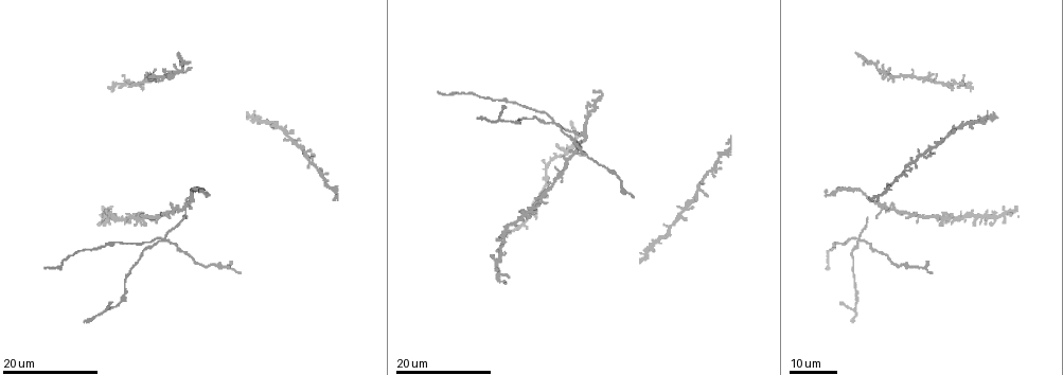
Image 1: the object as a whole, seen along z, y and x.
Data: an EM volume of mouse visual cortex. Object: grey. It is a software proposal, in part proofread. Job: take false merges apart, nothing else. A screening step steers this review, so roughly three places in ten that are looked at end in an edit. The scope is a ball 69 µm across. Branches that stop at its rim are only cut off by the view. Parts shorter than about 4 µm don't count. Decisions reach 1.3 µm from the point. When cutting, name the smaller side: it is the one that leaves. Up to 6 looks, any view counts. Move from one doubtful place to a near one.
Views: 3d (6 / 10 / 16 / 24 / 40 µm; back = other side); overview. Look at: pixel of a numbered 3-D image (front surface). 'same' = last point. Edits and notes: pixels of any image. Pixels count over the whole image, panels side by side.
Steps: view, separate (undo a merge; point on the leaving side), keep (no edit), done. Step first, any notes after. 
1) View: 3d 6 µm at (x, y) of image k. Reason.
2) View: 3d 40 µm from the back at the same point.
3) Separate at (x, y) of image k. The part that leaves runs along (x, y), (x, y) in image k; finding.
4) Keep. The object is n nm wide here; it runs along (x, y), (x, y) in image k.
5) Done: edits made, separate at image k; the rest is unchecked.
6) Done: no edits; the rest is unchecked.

View: 3d 16 µm at (859, 189) of image 1.

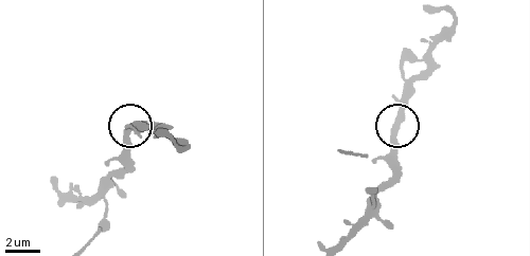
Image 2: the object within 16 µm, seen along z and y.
View: 3d 10 µm at (394, 124) of image 2. Closer look.

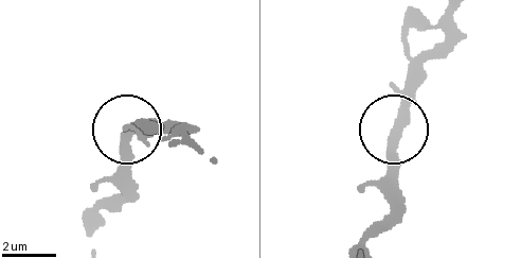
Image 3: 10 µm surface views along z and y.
Keep. The object is 320 nm wide here; it runs along (361, 244), (393, 203), (393, 127), (413, 62) in image 3; one neuron here.

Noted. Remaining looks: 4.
View: 3d 24 µm at (165, 239) of image 1. Four or more arms meet.

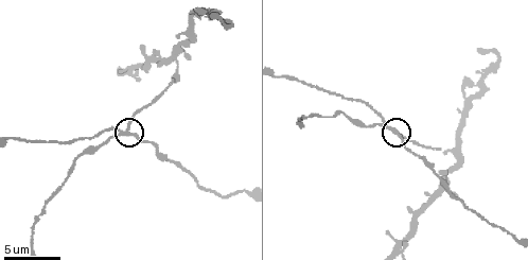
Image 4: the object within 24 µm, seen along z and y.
View: 3d 6 µm at (128, 126) of image 4.

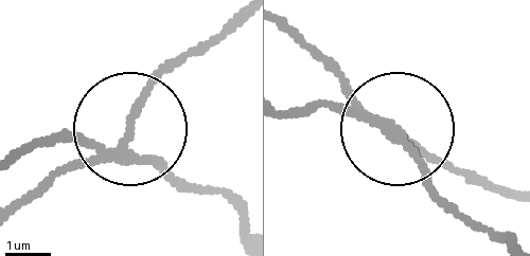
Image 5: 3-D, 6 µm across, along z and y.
Separate at (75, 139) of image 5. The part that leaves runs along (113, 153), (84, 142), (15, 153) in image 5; two neurons meet here.

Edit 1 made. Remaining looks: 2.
Done: edits made, separate at image 5; the rest is unchecked.

